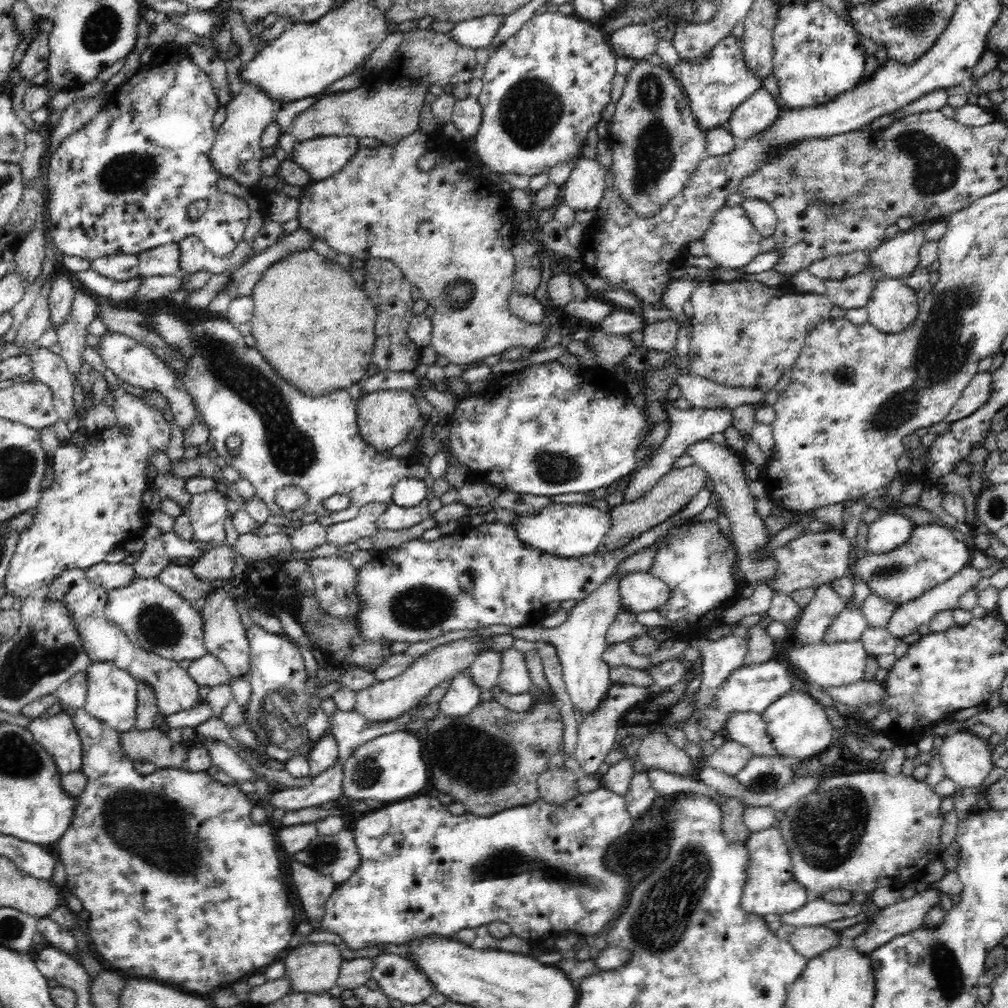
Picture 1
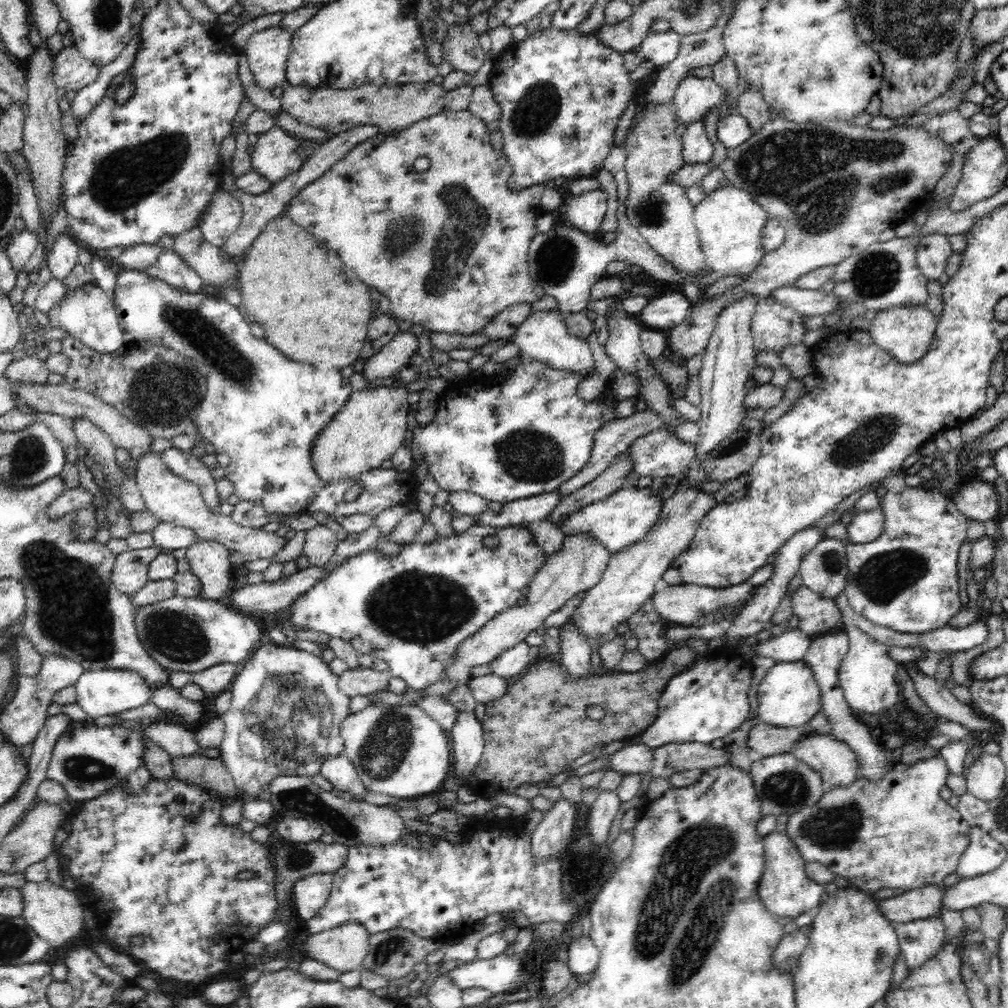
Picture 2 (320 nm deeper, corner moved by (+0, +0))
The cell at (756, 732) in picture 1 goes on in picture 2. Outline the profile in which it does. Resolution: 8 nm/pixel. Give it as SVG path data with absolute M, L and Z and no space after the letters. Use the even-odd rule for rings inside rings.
M816 732L798 740L790 753L818 772L825 787L848 785L859 777L856 753L830 733Z

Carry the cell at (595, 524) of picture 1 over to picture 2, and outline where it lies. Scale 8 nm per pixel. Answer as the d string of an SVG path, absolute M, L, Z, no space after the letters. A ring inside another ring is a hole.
M624 486L618 492L611 494L608 498L600 501L592 502L588 506L582 507L582 510L574 510L570 516L564 516L564 520L560 524L554 524L556 527L560 527L560 531L565 535L575 535L578 533L586 533L586 535L592 535L596 538L596 541L600 541L606 550L610 551L610 554L620 552L620 550L642 540L650 528L658 522L660 518L660 512L662 512L663 504L662 492L656 487L637 487L637 486Z

